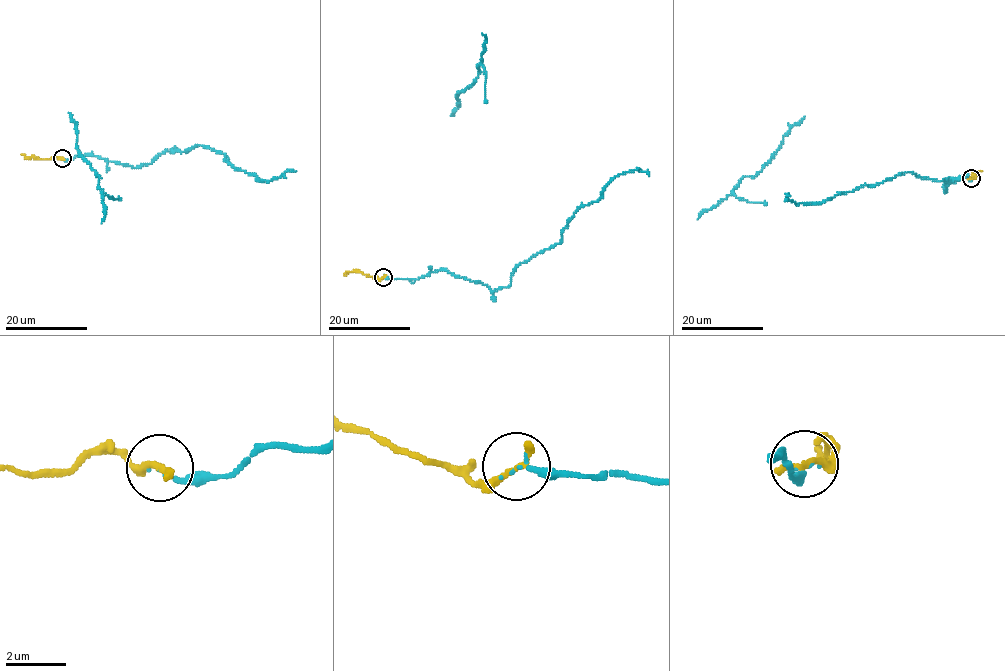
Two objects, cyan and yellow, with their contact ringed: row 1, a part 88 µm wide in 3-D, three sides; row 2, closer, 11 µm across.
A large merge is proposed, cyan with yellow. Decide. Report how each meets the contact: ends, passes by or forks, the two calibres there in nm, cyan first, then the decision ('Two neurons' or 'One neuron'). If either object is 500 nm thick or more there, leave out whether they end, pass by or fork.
At the ring cyan ends. At the ring yellow ends. Thickness 110 nm (cyan) against 280 nm. One neuron

